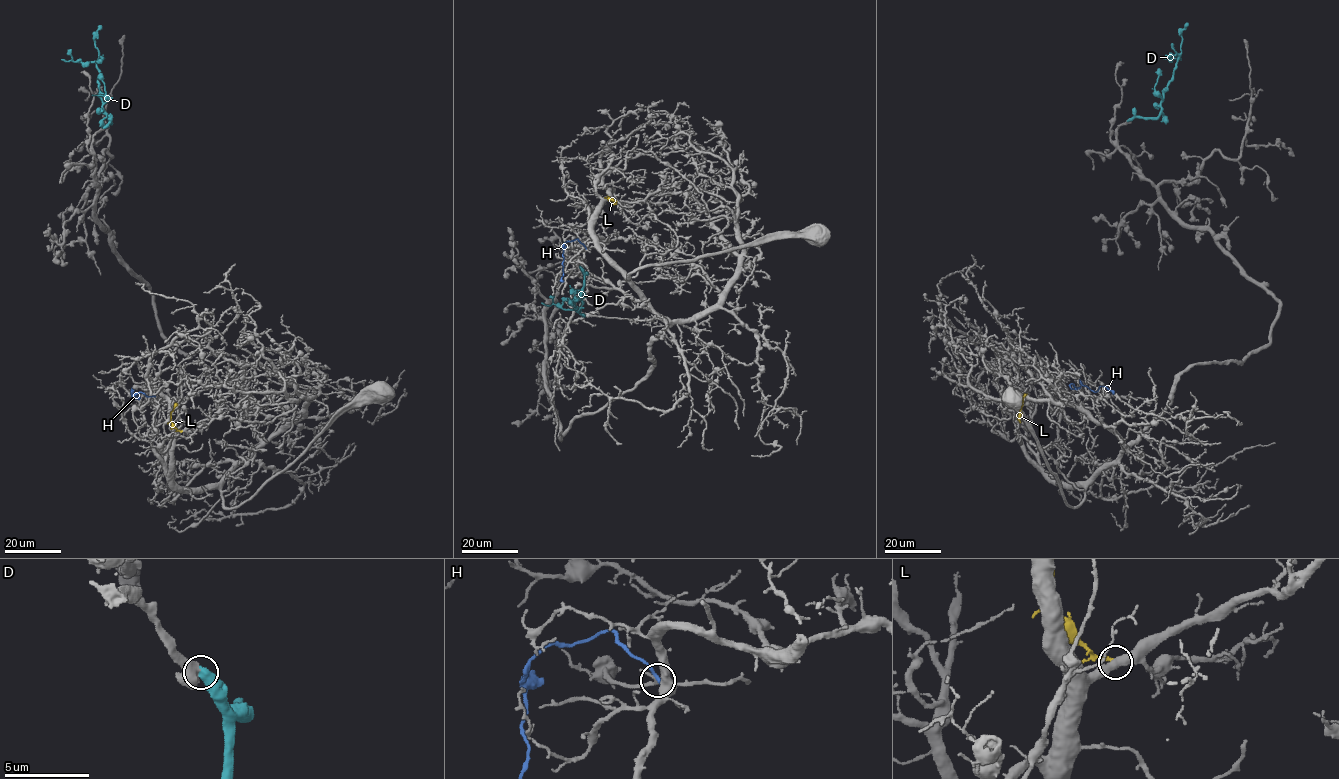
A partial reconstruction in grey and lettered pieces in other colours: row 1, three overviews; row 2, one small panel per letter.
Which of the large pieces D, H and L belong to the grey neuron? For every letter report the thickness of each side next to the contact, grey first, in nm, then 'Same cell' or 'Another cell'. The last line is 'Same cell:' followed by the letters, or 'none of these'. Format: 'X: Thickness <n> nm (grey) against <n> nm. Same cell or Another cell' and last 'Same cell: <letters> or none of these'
D: Thickness 480 nm (grey) against 550 nm. Same cell
H: Thickness 320 nm (grey) against 200 nm. Another cell
L: Thickness 440 nm (grey) against 280 nm. Another cell
Same cell: D

